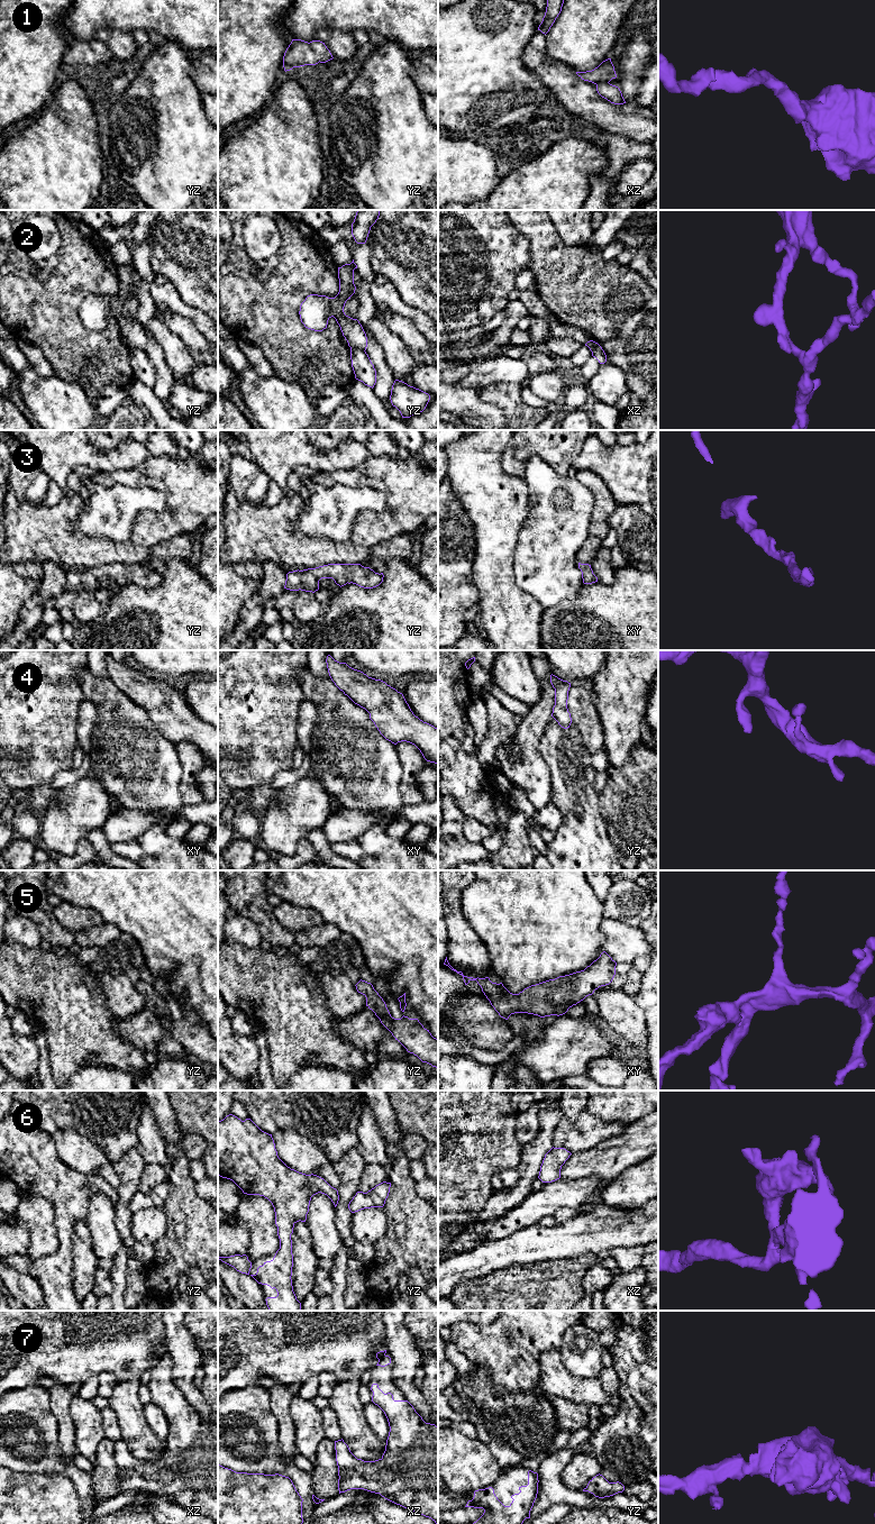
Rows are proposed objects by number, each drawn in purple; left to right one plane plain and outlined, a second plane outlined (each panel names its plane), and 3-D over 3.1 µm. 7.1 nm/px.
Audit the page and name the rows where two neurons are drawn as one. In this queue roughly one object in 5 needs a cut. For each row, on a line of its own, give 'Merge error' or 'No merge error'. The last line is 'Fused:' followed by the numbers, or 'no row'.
1: No merge error
2: Merge error
3: No merge error
4: No merge error
5: No merge error
6: No merge error
7: No merge error
Fused: 2

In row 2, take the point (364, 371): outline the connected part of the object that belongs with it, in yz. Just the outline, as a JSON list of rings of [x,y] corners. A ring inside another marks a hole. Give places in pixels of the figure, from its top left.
[[[353,347],[350,348],[350,359],[355,378],[373,389],[376,383],[376,371],[366,352]]]

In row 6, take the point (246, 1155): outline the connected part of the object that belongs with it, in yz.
[[[233,1114],[218,1122],[218,1176],[233,1180],[244,1194],[264,1196],[272,1203],[280,1249],[271,1261],[264,1262],[257,1268],[257,1272],[250,1276],[258,1284],[276,1289],[276,1297],[265,1299],[268,1311],[301,1311],[301,1303],[297,1299],[291,1279],[291,1234],[297,1222],[306,1222],[313,1195],[327,1195],[336,1207],[339,1201],[338,1190],[317,1175],[306,1175],[288,1167],[277,1156],[272,1134],[262,1131],[250,1119],[241,1121]]]

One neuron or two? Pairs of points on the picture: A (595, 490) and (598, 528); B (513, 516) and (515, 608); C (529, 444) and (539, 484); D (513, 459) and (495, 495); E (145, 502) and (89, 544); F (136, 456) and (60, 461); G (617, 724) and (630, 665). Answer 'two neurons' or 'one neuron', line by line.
A: one neuron
B: one neuron
C: two neurons
D: two neurons
E: two neurons
F: one neuron
G: one neuron

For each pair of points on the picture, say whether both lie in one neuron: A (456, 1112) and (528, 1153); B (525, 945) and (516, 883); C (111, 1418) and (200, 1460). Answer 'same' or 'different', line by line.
A: different
B: same
C: different

